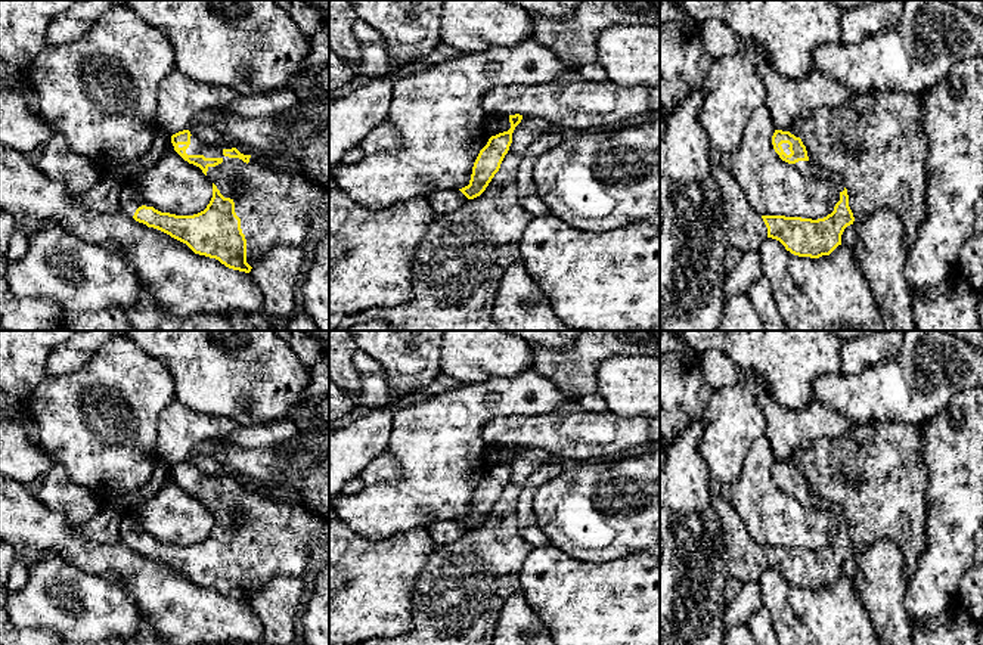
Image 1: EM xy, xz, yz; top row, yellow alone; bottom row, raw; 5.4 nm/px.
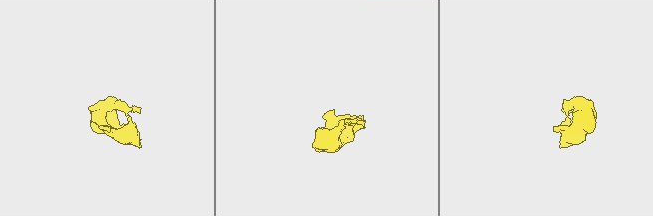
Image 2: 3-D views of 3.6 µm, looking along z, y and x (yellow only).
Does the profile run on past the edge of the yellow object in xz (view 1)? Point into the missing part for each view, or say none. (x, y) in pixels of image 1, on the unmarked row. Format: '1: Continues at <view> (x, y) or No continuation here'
1: No continuation here

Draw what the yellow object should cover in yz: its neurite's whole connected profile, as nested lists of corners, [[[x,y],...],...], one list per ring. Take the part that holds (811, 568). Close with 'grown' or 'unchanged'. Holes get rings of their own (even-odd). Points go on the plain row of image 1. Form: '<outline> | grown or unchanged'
[[[713,496],[711,506],[722,524],[729,576],[741,584],[757,582],[766,568],[772,568],[794,586],[819,589],[841,576],[844,559],[855,552],[846,518],[834,542],[824,549],[760,546],[745,530],[731,500]]] | grown

